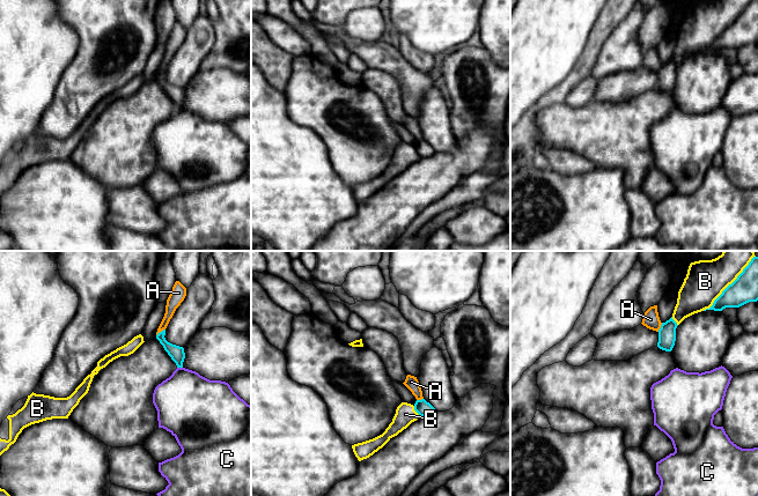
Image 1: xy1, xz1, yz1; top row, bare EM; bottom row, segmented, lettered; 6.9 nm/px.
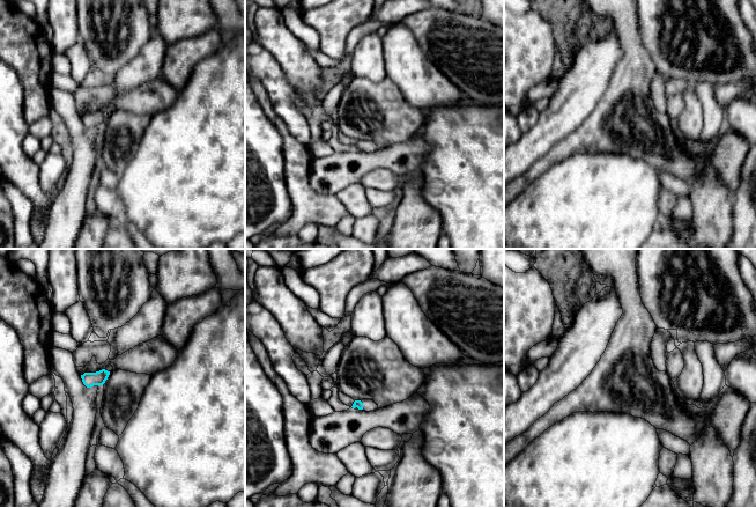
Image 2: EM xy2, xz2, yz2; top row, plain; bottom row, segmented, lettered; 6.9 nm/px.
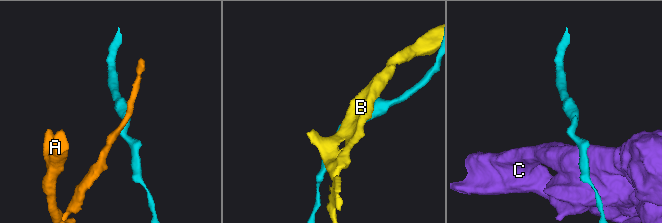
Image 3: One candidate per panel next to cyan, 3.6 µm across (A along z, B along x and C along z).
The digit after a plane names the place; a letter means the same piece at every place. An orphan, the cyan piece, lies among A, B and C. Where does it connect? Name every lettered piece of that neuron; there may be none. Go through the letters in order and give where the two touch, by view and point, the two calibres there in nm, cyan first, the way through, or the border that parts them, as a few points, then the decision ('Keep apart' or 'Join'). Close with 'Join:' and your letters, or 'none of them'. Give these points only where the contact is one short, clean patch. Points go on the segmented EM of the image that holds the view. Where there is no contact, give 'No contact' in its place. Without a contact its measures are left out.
A: Touches cyan at xy1 (160, 332). Thickness 100 nm (cyan) against 100 nm. Boundary: xy1 (164, 328), (156, 335). Keep apart
B: Touches cyan at yz1 (729, 284). Thickness 190 nm (cyan) against 280 nm. Keep apart
C: Touches cyan at xy1 (179, 367). Thickness 100 nm (cyan) against 420 nm. Keep apart
Join: none of them

